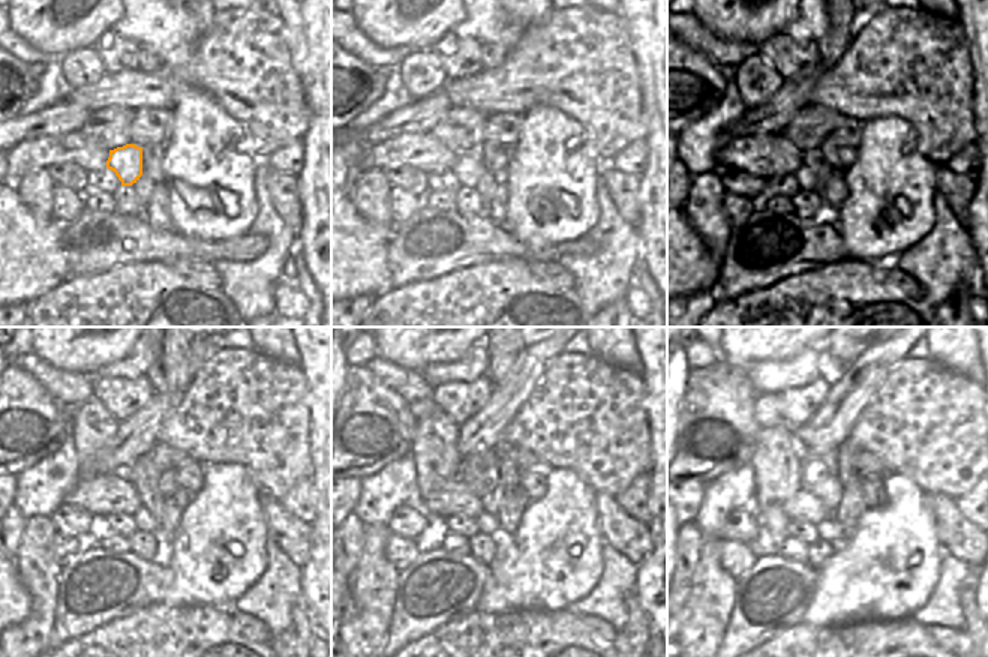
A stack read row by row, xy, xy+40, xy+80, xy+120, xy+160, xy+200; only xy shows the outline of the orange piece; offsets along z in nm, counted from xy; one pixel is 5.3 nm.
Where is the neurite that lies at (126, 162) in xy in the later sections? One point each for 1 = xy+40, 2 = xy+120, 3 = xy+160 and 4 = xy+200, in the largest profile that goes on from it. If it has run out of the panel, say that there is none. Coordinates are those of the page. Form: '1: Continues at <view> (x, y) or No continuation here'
1: Continues at xy+40 (468, 168)
2: Continues at xy+120 (144, 519)
3: Continues at xy+160 (488, 524)
4: Continues at xy+200 (829, 530)

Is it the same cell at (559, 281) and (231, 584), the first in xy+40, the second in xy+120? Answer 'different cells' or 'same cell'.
different cells

